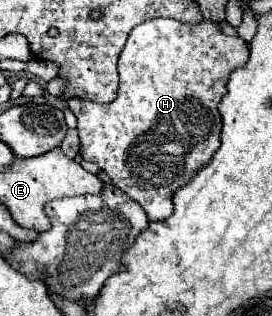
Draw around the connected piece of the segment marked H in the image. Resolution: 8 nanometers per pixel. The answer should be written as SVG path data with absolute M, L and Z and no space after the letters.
M151 19L147 25L137 25L131 33L129 33L129 39L119 55L119 91L117 91L117 97L113 103L93 103L93 101L83 101L83 99L67 99L67 105L69 109L75 113L77 117L77 131L79 131L79 137L81 137L81 157L85 161L91 161L95 165L99 165L99 169L103 169L109 179L121 187L133 201L137 201L143 211L147 213L149 221L165 221L171 213L173 213L173 195L179 187L187 185L209 161L211 157L215 155L215 151L219 149L221 141L219 141L219 135L221 135L221 115L219 115L219 101L221 97L225 95L225 85L229 81L229 75L239 69L241 65L245 65L249 59L249 43L243 41L241 37L229 37L225 35L213 21L209 19L201 19L197 25L191 25L191 23L181 23L181 21L175 21L175 19Z

